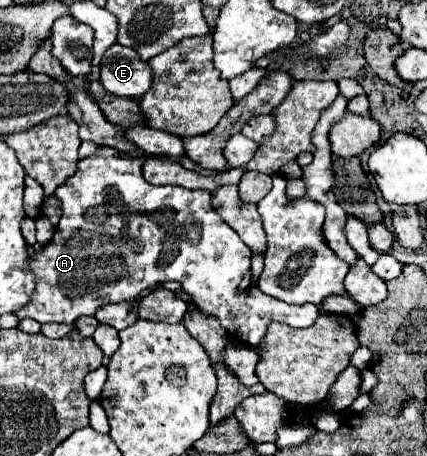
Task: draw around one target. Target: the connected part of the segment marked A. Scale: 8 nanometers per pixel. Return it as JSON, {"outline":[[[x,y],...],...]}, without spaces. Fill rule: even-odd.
{"outline":[[[101,145],[95,155],[79,161],[77,173],[59,185],[53,195],[61,201],[63,215],[55,229],[55,237],[41,251],[31,255],[31,271],[35,273],[37,287],[31,303],[23,307],[23,311],[17,311],[19,319],[29,317],[39,323],[75,323],[81,315],[95,315],[95,311],[107,303],[135,301],[141,291],[165,281],[177,281],[199,311],[219,318],[230,336],[251,347],[261,345],[267,327],[273,321],[289,327],[309,327],[319,317],[319,307],[312,303],[289,305],[264,294],[257,286],[239,292],[237,287],[243,279],[243,269],[251,267],[251,249],[227,223],[223,223],[223,219],[219,219],[219,215],[215,215],[215,211],[211,211],[211,195],[207,191],[147,183],[139,171],[139,157],[127,159],[121,151]]]}

